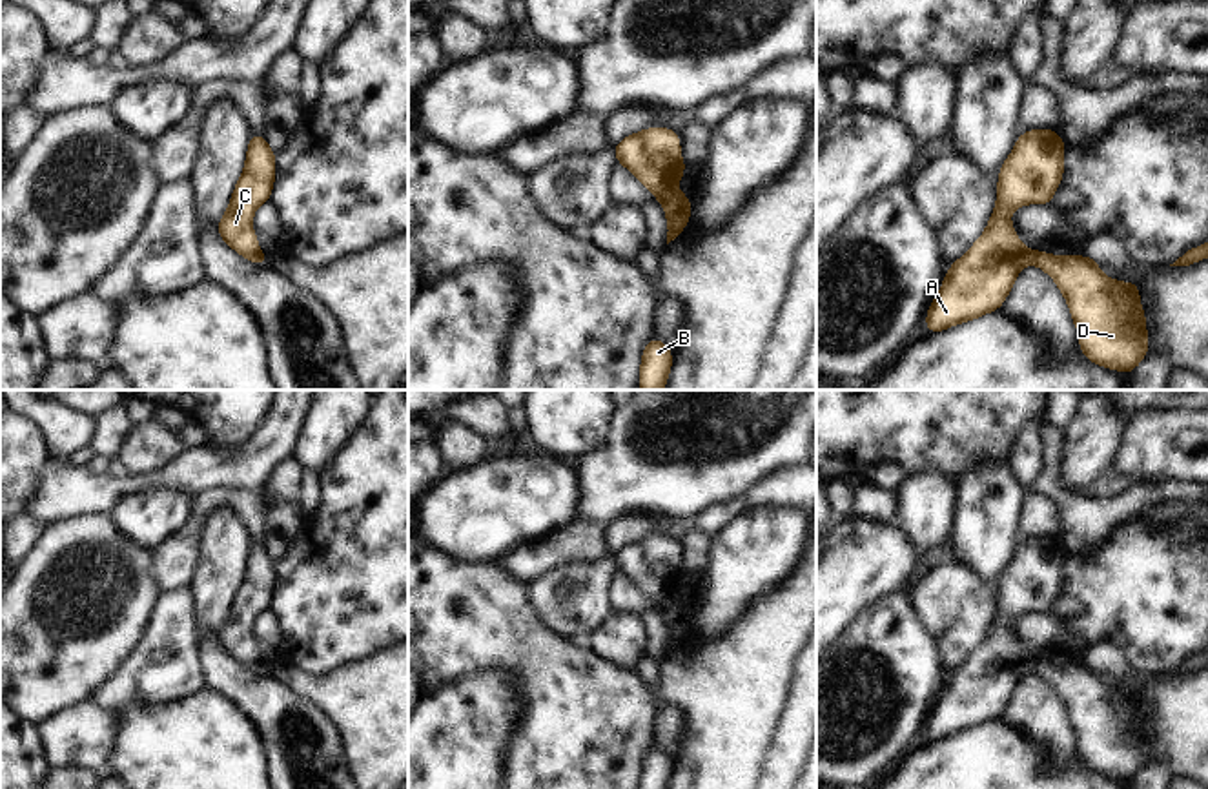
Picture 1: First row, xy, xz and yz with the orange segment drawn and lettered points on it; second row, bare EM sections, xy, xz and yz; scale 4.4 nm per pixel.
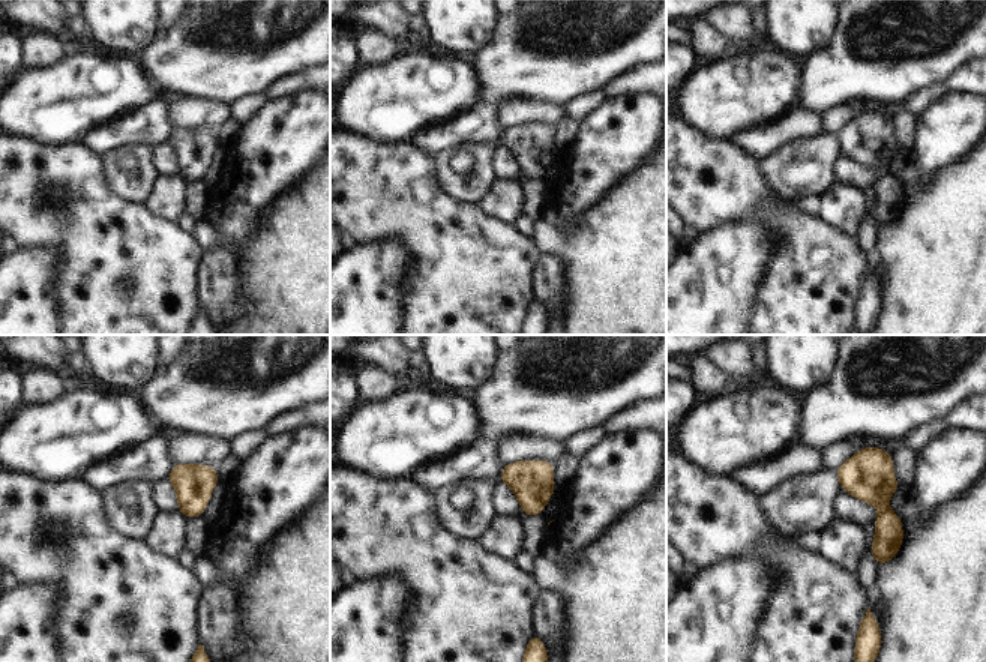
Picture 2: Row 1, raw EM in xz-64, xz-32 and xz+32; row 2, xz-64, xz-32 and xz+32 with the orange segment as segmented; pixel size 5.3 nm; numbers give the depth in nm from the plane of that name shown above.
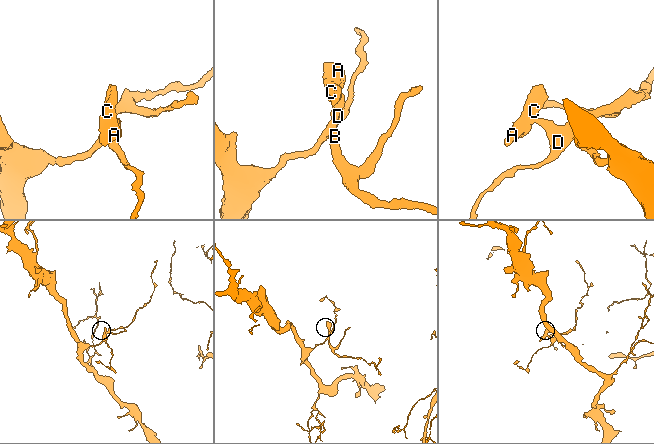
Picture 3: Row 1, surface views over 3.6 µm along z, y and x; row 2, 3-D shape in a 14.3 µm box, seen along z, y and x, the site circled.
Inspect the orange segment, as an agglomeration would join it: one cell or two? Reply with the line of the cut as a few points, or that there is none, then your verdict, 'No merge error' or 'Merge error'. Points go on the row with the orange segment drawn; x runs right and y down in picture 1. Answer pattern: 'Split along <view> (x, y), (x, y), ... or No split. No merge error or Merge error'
Split along xz (673, 188), (658, 199). Merge error

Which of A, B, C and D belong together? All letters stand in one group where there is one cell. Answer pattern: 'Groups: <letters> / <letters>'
Groups: A C / B D

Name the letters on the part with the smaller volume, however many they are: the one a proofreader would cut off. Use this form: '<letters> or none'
A, C

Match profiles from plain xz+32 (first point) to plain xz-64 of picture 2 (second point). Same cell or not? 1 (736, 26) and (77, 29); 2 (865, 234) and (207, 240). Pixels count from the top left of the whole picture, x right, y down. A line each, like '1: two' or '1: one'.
1: two
2: two

